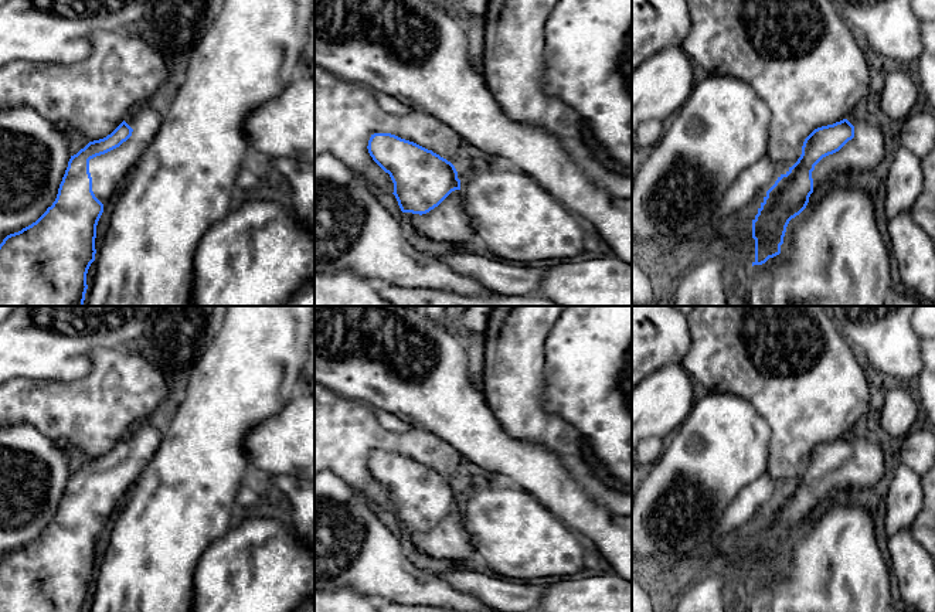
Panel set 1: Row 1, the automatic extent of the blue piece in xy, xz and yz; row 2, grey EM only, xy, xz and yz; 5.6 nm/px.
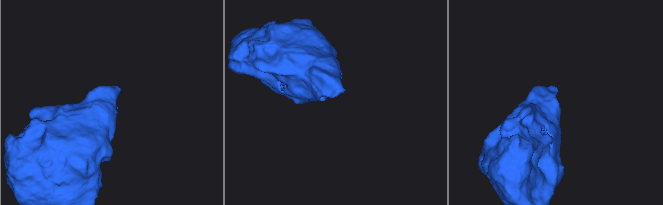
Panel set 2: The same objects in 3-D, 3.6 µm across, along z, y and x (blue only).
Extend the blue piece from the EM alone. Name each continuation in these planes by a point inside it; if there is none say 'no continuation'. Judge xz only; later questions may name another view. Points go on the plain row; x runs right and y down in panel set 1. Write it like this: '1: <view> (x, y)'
1: xz (448, 539)

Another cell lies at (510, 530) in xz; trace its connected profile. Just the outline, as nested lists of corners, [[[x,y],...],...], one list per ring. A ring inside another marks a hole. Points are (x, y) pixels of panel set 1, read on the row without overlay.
[[[477,483],[465,493],[460,510],[476,555],[497,577],[561,577],[591,564],[589,544],[524,489]]]

